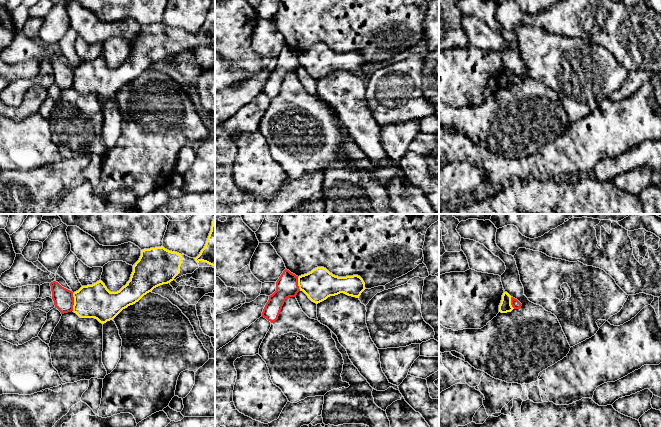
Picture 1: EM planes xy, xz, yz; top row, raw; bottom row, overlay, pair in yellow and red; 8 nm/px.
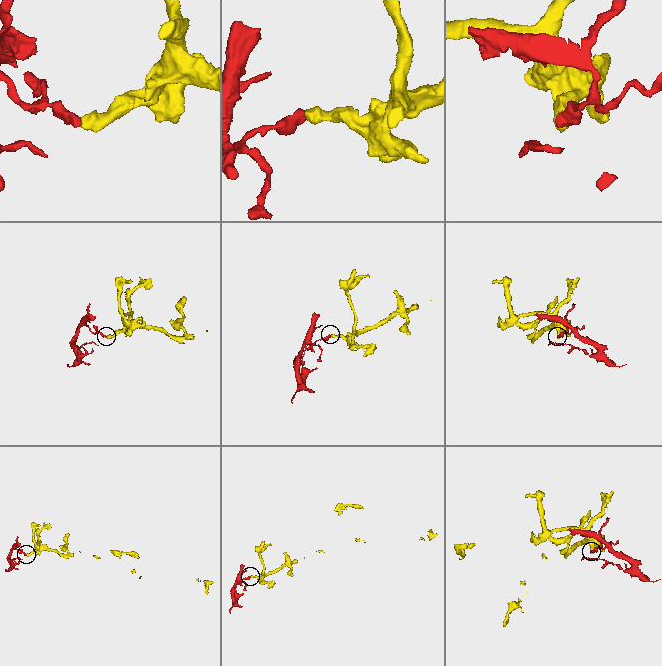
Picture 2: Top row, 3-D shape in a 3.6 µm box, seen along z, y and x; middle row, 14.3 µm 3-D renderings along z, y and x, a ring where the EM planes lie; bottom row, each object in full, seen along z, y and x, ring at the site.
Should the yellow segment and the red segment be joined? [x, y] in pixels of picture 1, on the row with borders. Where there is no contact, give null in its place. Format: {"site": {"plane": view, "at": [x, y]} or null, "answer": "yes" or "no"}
{"site": {"plane": "xy", "at": [74, 302]}, "answer": "no"}

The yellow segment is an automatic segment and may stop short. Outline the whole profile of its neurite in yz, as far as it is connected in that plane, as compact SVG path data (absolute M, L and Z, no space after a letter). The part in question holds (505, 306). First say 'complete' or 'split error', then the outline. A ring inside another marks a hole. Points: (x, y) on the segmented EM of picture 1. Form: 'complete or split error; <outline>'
complete; M504 292L502 295L502 300L499 305L499 312L501 313L507 313L511 312L514 308L511 305L511 296L507 293Z

